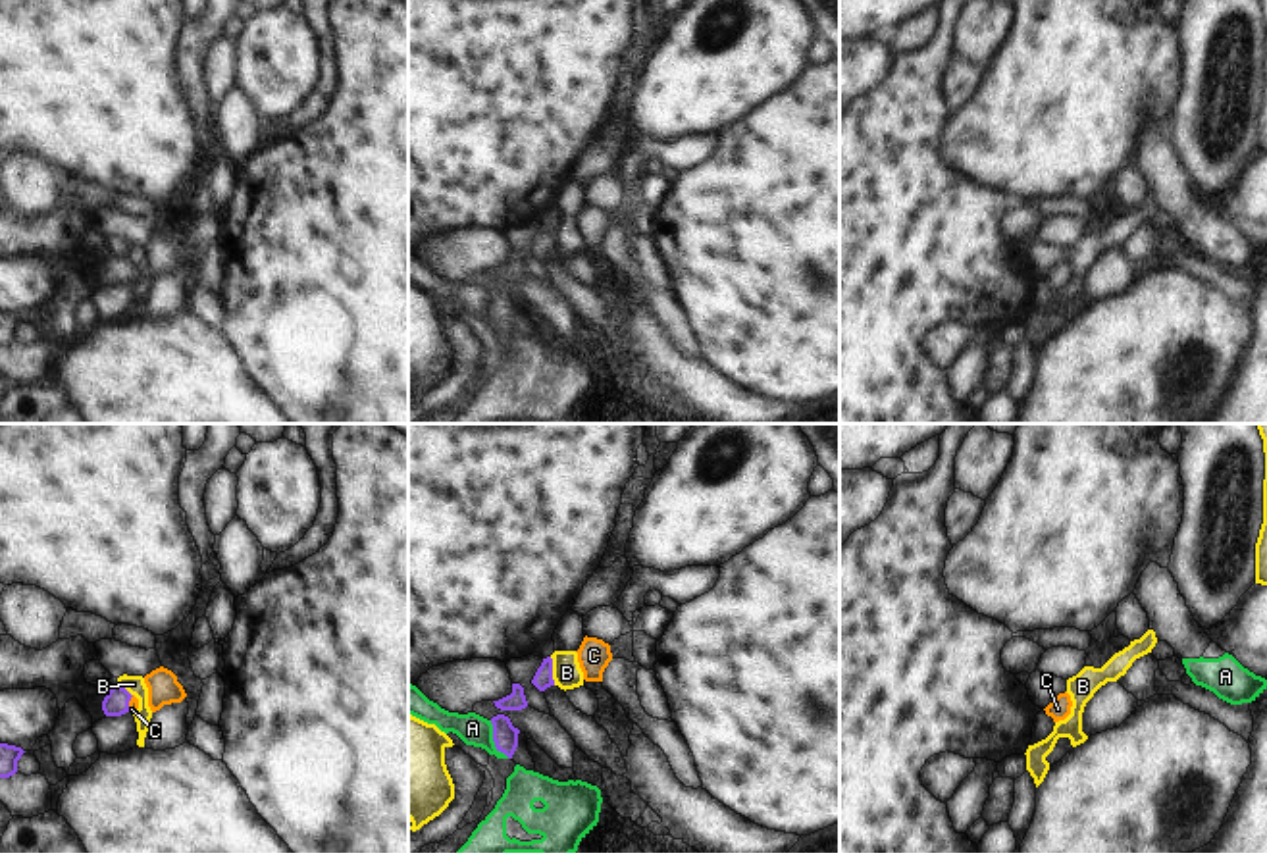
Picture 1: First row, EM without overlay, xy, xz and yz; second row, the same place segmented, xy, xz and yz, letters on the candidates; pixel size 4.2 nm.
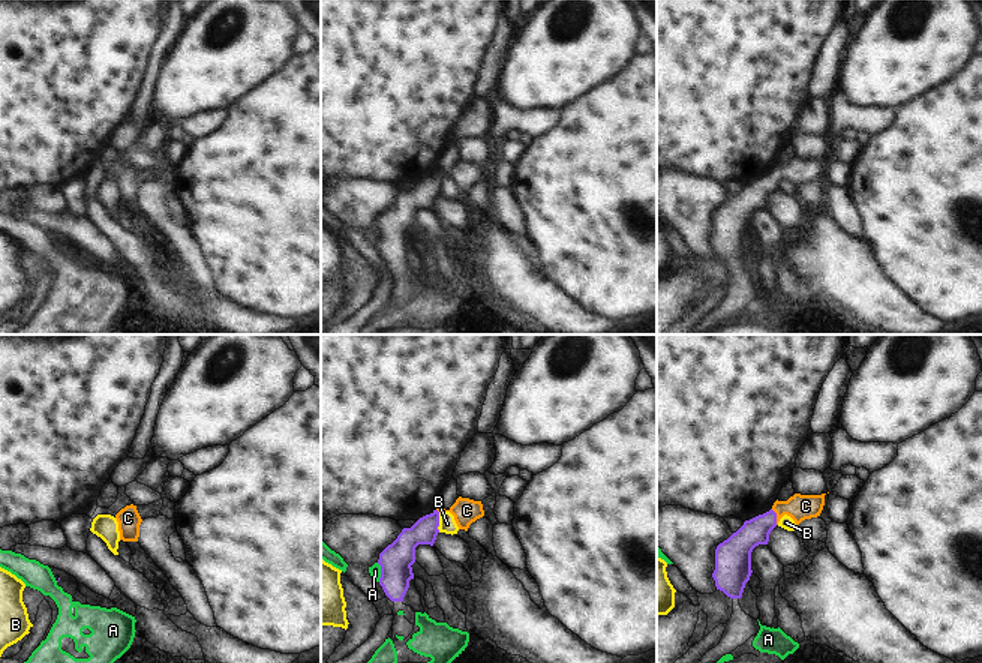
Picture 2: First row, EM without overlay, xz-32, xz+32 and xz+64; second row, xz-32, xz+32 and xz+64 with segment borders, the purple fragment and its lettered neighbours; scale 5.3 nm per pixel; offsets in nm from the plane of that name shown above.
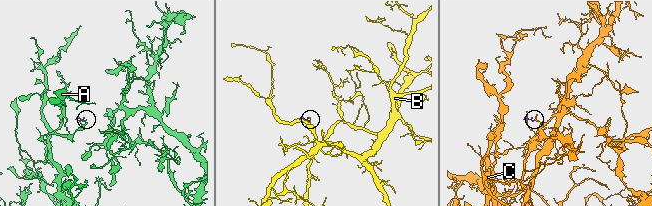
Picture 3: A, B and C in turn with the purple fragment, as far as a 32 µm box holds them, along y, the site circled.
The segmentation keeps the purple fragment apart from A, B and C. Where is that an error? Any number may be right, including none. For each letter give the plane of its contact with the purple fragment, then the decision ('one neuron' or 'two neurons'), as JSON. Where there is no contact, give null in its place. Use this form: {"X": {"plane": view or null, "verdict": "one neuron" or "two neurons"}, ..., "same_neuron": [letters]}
{"A": {"plane": "xz", "verdict": "two neurons"}, "B": {"plane": "xz", "verdict": "two neurons"}, "C": {"plane": "xy", "verdict": "one neuron"}, "same_neuron": ["C"]}

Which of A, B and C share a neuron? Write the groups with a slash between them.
A / B / C

